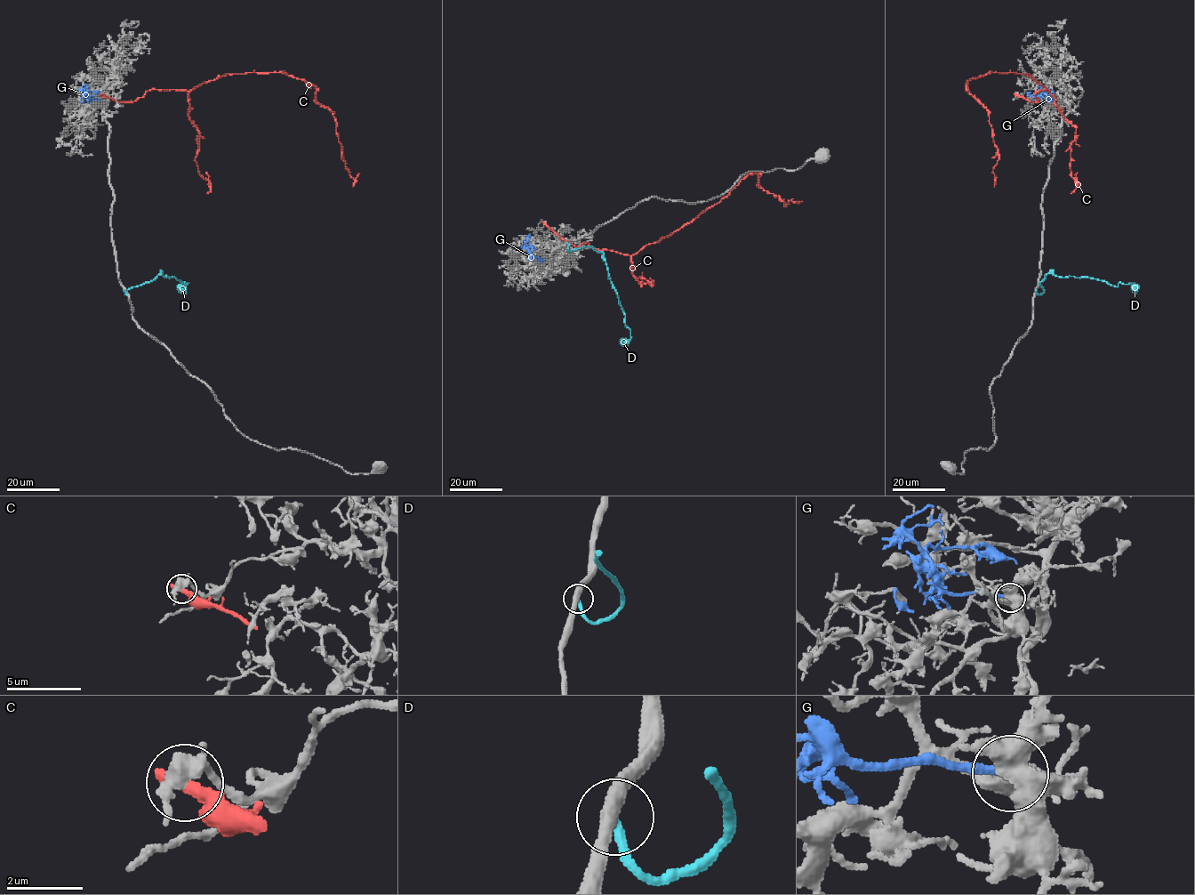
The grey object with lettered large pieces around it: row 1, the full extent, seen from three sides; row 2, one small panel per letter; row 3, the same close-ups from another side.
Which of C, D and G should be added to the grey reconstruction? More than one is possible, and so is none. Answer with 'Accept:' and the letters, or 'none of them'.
Accept: G

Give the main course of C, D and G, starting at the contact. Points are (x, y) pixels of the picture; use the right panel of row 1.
C: (1016, 94), (1038, 101), (1048, 90), (1015, 73), (966, 84), (989, 113), (994, 187)
D: (1036, 290), (1038, 294), (1043, 292), (1039, 283), (1046, 274), (1087, 277), (1117, 286), (1133, 283), (1134, 289)
G: (1054, 100), (1044, 92), (1032, 97), (1037, 103)

